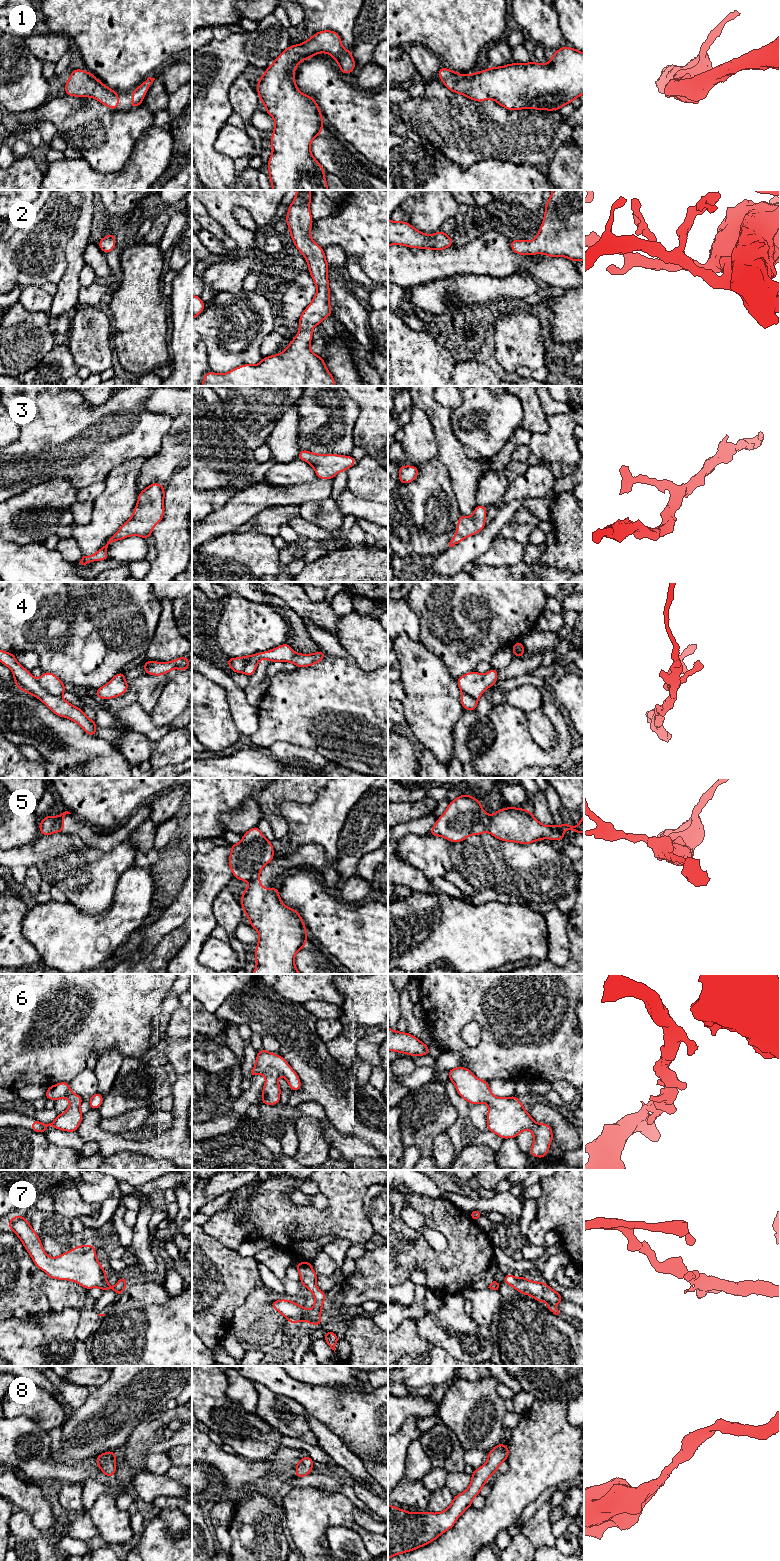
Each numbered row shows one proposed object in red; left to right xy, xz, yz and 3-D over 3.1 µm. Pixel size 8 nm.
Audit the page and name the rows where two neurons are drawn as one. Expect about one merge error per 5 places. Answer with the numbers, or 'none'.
4, 5

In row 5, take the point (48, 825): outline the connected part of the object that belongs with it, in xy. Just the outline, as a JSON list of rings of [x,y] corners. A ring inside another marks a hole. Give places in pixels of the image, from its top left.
[[[44,816],[40,825],[38,826],[39,831],[43,836],[51,835],[57,832],[59,816]]]

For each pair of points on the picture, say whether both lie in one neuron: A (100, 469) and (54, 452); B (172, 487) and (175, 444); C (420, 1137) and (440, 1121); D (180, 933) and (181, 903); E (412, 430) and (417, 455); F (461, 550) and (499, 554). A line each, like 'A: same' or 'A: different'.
A: same
B: different
C: same
D: different
E: same
F: different

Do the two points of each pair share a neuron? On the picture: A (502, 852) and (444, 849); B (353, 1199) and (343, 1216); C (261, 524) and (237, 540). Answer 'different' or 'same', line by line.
A: different
B: same
C: different

